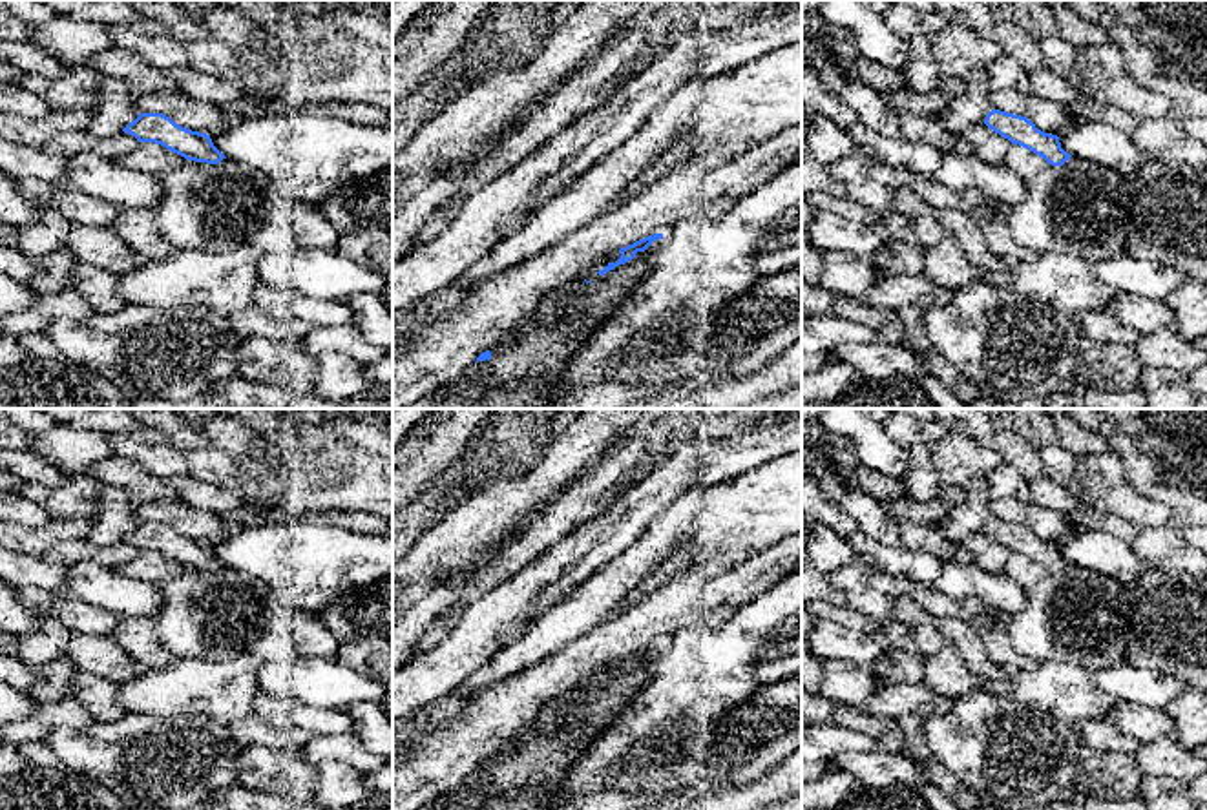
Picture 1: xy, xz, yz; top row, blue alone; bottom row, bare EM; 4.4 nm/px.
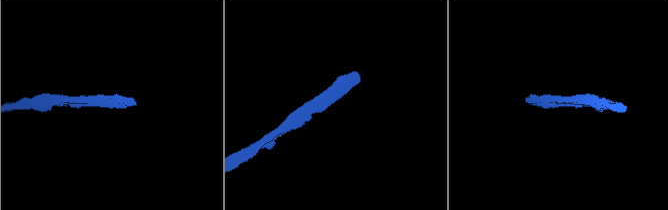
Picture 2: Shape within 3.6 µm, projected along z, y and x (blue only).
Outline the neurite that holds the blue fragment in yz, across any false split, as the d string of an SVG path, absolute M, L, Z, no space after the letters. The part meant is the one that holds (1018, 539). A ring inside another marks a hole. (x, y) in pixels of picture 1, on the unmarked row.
M992 518L984 533L1012 553L1019 553L1043 566L1052 575L1063 575L1072 566L1061 556L1057 544L1037 538L1026 525Z

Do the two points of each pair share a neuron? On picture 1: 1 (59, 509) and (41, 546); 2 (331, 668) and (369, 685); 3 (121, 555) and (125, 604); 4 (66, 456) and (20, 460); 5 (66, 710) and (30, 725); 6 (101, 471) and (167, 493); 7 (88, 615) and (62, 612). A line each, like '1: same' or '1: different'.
1: different
2: same
3: different
4: different
5: same
6: same
7: same

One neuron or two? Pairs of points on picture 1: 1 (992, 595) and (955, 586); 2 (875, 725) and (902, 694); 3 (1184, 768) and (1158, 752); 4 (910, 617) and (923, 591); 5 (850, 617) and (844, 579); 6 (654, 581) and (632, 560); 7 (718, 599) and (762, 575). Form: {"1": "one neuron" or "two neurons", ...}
{"1": "one neuron", "2": "two neurons", "3": "one neuron", "4": "two neurons", "5": "two neurons", "6": "two neurons", "7": "one neuron"}

